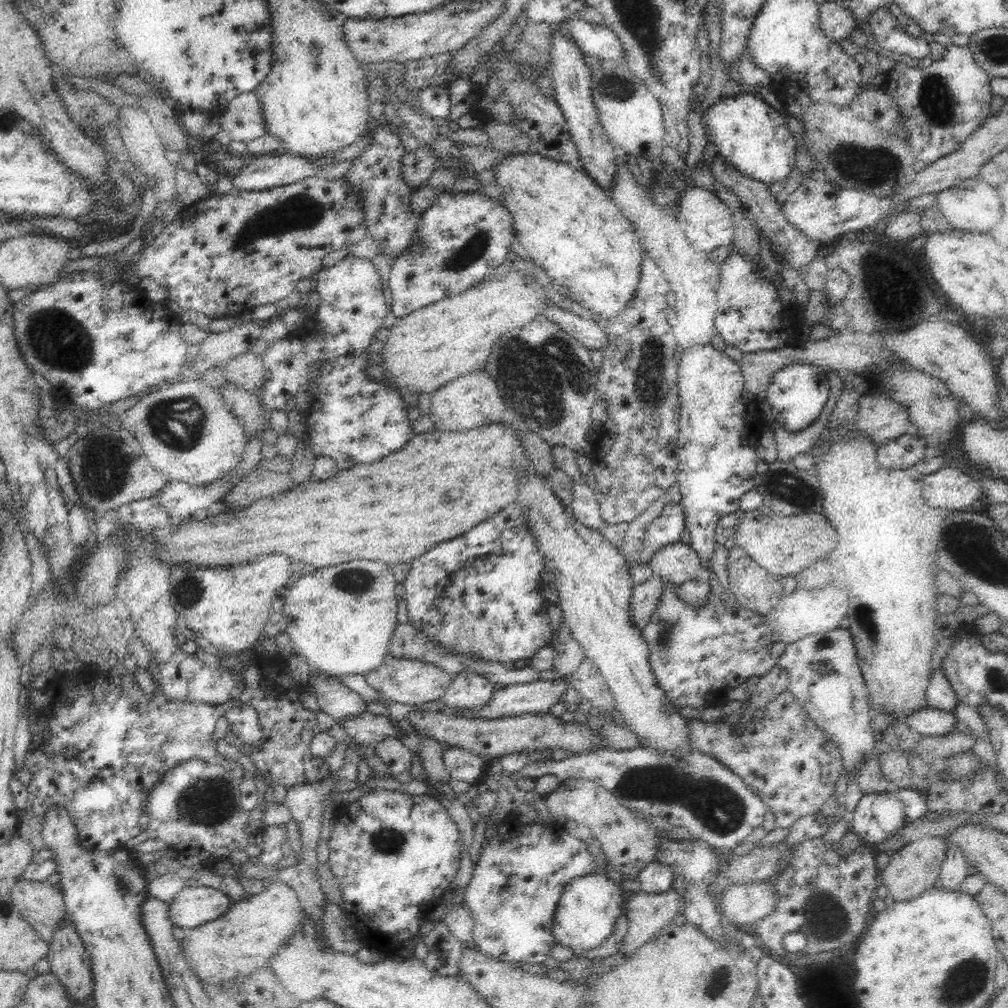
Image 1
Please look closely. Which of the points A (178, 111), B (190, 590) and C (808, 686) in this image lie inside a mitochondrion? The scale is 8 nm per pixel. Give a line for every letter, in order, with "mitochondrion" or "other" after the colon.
A: other
B: mitochondrion
C: other

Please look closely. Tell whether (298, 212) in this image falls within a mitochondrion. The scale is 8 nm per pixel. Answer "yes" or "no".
yes

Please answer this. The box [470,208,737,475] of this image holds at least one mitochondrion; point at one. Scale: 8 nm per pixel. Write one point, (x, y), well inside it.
(542, 379)

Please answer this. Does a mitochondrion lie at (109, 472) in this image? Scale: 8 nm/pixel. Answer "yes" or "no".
yes

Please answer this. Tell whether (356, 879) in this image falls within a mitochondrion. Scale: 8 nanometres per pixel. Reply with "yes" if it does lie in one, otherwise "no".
no

